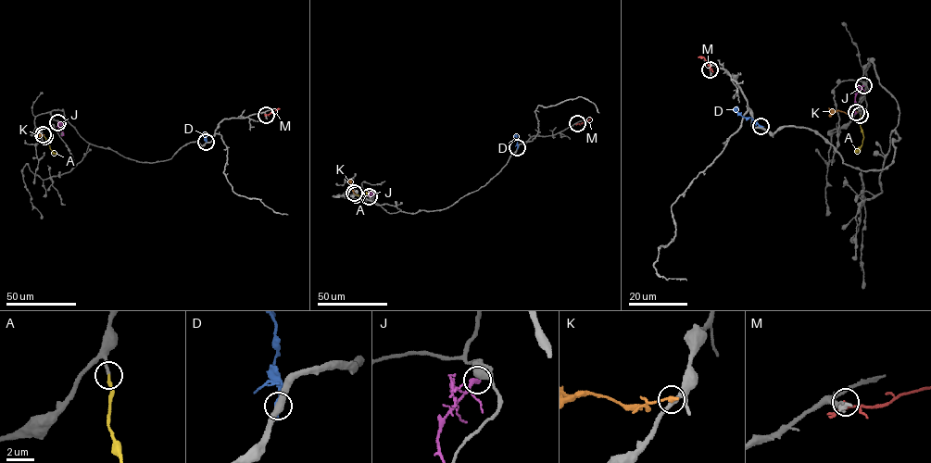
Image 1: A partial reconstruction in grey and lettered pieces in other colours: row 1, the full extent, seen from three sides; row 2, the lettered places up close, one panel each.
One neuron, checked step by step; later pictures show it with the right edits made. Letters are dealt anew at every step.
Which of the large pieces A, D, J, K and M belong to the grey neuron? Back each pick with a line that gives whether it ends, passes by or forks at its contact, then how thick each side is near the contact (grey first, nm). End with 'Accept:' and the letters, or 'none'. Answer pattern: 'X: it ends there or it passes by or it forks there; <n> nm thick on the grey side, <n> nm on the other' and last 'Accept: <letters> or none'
A: it ends there; 220 nm thick on the grey side, 240 nm on the other
Accept: A

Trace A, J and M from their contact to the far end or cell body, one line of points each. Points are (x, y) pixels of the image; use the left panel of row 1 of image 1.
A: (44, 136), (56, 154)
J: (57, 122), (63, 134), (60, 135)
M: (266, 115), (280, 109)

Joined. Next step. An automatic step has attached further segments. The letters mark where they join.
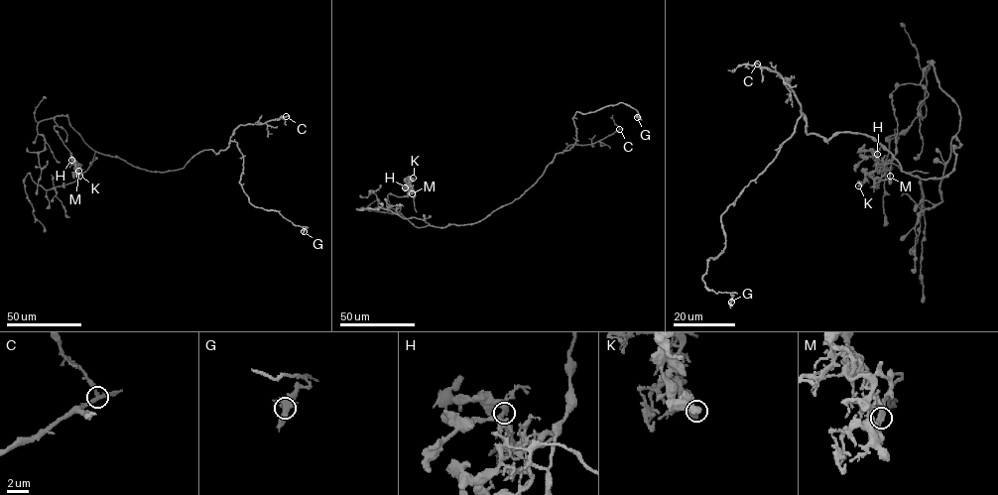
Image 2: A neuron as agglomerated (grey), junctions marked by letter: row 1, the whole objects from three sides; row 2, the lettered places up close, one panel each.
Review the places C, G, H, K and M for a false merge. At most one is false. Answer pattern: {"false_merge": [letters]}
{"false_merge": ["M"]}

